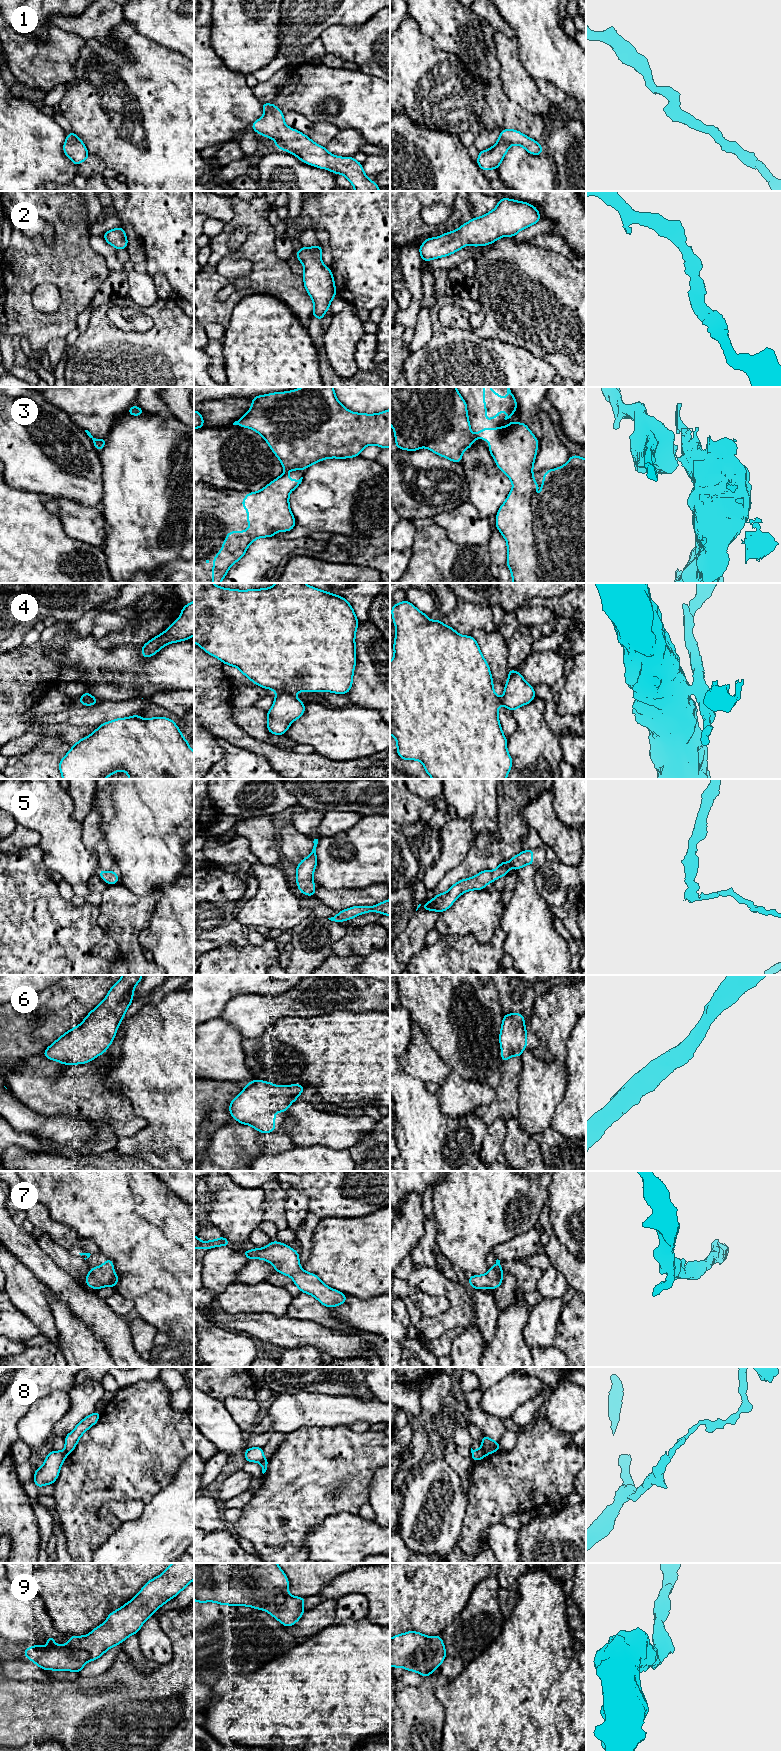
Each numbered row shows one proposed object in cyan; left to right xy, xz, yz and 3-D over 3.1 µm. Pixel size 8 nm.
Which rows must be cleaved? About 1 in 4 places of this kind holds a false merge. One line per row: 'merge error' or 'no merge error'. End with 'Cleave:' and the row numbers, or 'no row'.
1: no merge error
2: no merge error
3: merge error
4: merge error
5: no merge error
6: no merge error
7: no merge error
8: merge error
9: no merge error
Cleave: 3, 4, 8

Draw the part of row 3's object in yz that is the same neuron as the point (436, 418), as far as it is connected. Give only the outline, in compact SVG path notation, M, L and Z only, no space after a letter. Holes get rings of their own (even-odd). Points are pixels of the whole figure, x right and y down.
M390 387L390 424L395 432L396 448L416 451L426 447L435 454L461 463L462 453L475 439L467 414L467 403L456 387Z

